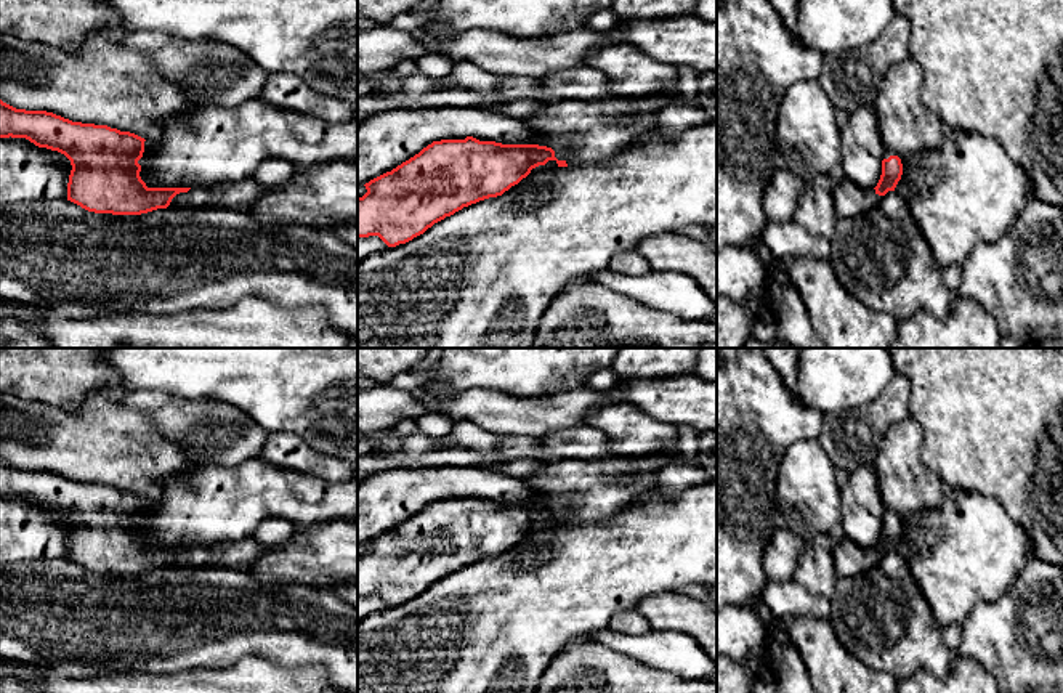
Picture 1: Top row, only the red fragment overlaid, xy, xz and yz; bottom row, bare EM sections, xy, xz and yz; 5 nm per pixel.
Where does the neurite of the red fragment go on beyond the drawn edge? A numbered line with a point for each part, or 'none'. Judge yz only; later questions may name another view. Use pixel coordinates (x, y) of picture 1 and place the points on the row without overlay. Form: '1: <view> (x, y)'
1: yz (848, 559)

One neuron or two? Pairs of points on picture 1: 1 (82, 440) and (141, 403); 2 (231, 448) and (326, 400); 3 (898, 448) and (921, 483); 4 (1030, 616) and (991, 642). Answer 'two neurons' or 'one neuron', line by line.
1: two neurons
2: two neurons
3: one neuron
4: one neuron

